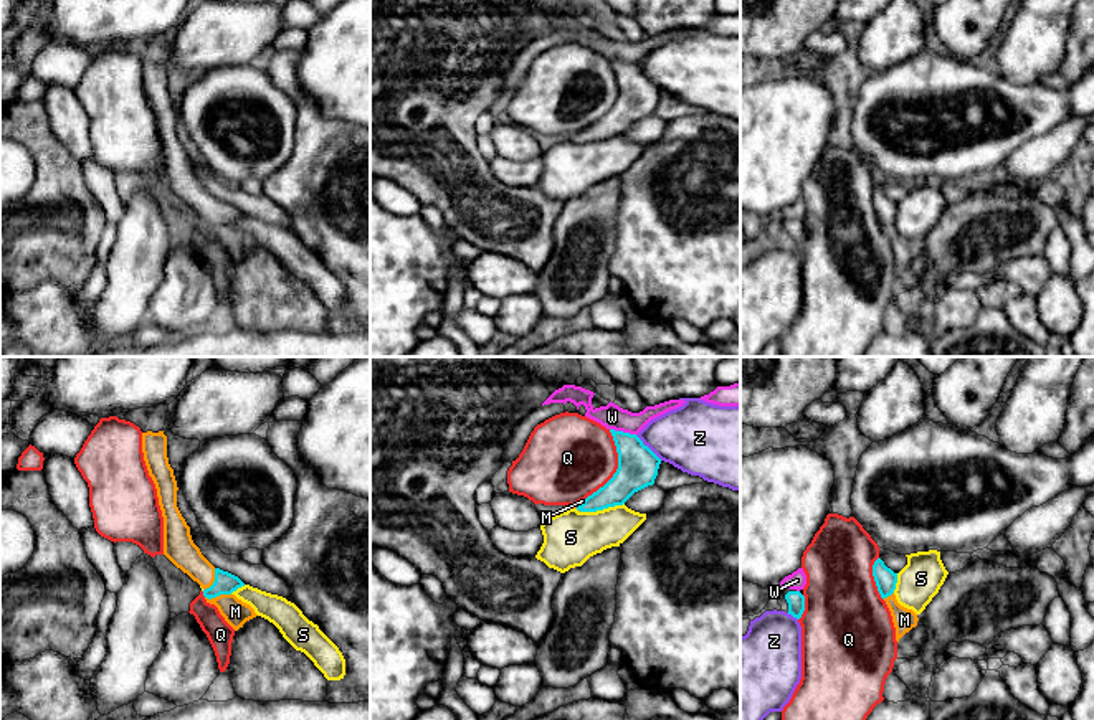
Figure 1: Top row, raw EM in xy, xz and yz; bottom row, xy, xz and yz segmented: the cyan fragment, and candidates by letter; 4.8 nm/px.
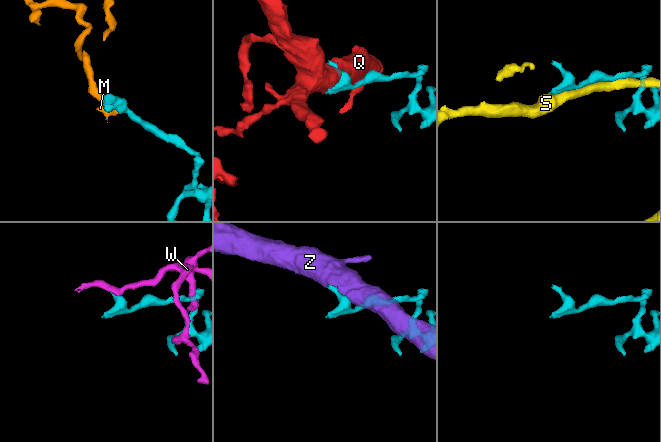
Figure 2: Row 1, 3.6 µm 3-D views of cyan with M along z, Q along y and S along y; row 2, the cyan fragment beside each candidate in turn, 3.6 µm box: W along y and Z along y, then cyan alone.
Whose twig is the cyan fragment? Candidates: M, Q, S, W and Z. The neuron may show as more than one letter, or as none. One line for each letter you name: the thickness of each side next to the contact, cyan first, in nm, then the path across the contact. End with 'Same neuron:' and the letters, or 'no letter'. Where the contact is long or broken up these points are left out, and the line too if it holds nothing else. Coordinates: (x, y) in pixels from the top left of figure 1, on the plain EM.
M: calibres 110 and 120 nm; way xy (225, 213), (217, 225), (235, 241)
Same neuron: M

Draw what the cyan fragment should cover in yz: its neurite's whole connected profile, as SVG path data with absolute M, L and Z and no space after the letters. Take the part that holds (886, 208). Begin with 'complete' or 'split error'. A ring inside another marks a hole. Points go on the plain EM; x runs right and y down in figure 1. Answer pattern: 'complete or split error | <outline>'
split error | M878 188L873 195L873 206L881 228L886 231L891 241L896 258L896 271L899 272L906 263L917 256L919 248L912 239L907 239L897 233L894 225L897 203L887 198L881 188Z

